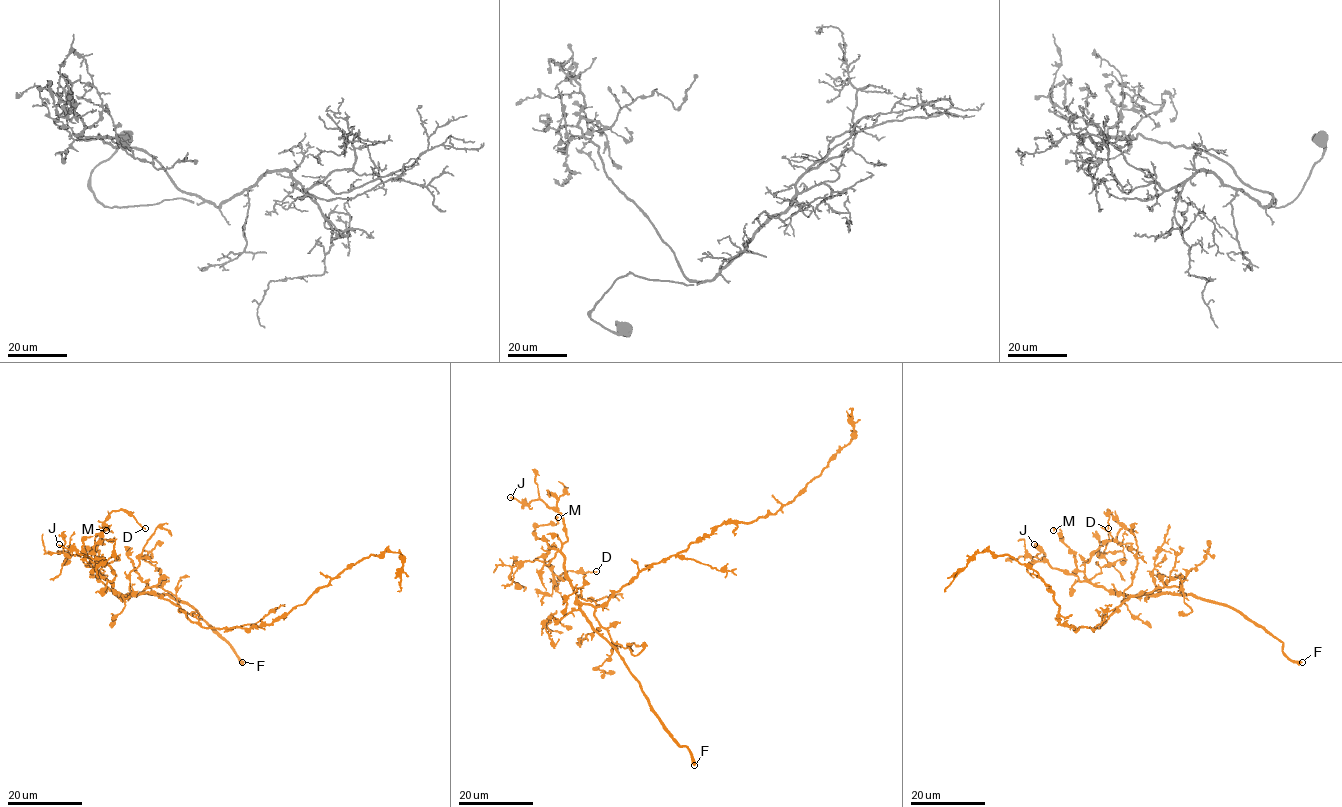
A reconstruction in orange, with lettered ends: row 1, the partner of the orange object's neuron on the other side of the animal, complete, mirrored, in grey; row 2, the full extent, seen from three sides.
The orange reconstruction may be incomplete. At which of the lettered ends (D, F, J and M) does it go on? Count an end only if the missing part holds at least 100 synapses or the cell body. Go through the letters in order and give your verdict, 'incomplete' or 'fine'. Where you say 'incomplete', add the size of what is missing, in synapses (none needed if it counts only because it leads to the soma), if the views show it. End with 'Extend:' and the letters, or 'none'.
D: fine
F: incomplete | 1000 syn
J: fine
M: fine
Extend: F

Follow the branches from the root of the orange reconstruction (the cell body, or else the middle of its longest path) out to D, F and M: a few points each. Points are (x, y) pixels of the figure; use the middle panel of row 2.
D: (654, 564), (593, 606), (577, 598), (564, 557), (548, 548), (545, 564), (554, 585), (564, 571), (596, 571)
F: (654, 564), (606, 602), (582, 604), (580, 612), (619, 655), (662, 725), (691, 753), (694, 765)
M: (654, 564), (599, 606), (582, 604), (564, 568), (564, 557), (533, 532), (535, 526), (556, 524), (558, 517)

